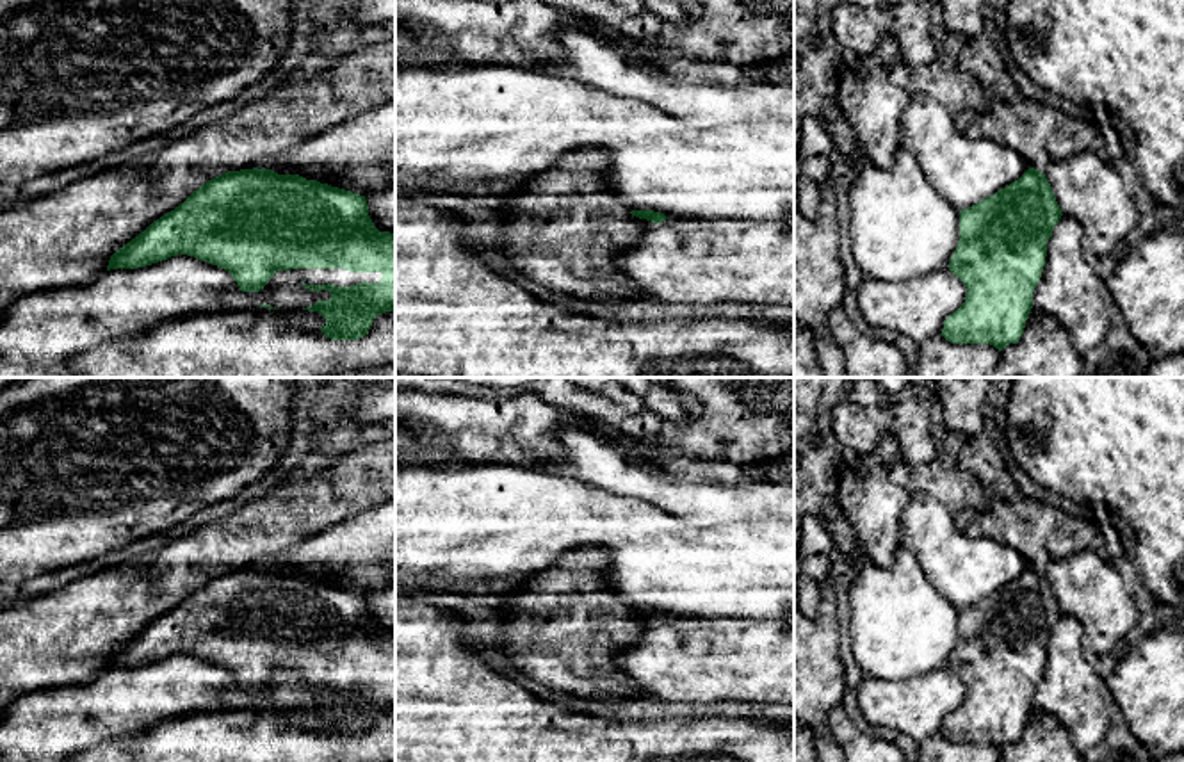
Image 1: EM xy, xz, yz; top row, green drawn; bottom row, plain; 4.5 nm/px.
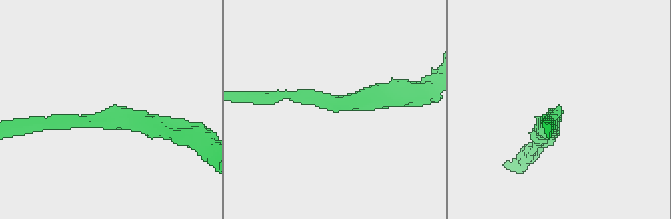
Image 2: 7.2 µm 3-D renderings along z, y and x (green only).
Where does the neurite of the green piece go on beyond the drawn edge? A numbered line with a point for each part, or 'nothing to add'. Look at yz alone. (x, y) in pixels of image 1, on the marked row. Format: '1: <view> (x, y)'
nothing to add

